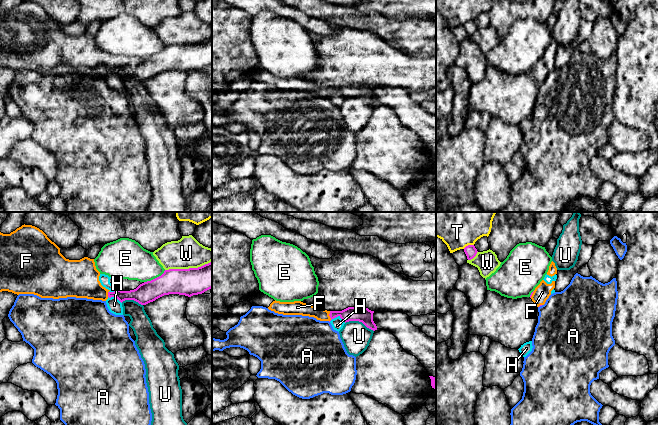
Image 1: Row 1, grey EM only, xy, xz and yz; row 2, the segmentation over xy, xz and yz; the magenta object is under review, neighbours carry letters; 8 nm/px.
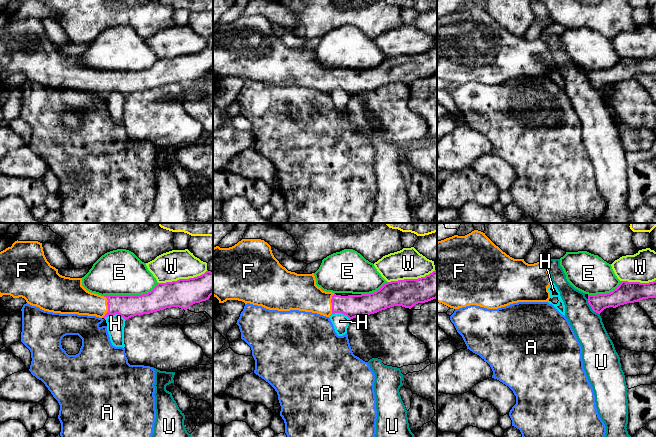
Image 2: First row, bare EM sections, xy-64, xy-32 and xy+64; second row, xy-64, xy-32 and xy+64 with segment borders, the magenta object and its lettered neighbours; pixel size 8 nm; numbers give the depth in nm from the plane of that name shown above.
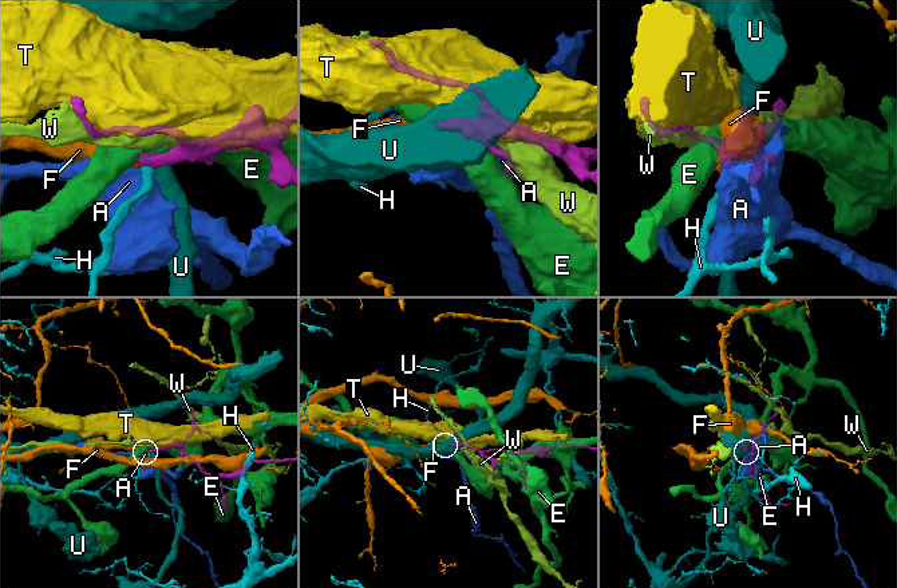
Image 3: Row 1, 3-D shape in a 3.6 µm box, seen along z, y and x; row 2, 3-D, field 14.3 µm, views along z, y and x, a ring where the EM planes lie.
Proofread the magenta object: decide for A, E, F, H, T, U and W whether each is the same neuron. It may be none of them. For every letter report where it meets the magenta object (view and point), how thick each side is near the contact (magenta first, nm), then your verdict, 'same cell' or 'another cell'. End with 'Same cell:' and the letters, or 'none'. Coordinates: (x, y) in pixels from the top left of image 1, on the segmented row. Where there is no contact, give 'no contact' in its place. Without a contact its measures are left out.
A: contact yz (540, 305); calibres 20 and 460 nm; another cell
E: contact xy (155, 278); calibres 200 and 300 nm; another cell
F: contact xz (329, 315); calibres 120 and 110 nm; same cell
H: contact xz (337, 316); calibres 120 and 100 nm; another cell
T: contact yz (468, 245); calibres 90 and 480 nm; another cell
U: contact xz (359, 321); calibres 120 and 220 nm; another cell
W: contact xy (189, 268); calibres 220 and 240 nm; another cell
Same cell: F

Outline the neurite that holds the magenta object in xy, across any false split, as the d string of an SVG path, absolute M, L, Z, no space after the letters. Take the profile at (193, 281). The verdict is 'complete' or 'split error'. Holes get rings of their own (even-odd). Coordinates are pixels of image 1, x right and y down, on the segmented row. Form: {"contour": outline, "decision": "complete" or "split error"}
{"contour": "M24 224L10 234L0 232L0 292L8 291L17 295L34 294L41 298L76 297L102 301L116 297L121 303L134 300L146 305L164 295L179 294L191 297L211 289L212 261L198 268L165 270L161 276L130 291L117 289L111 292L101 285L99 276L94 259L66 259L60 253L60 248L35 226Z", "decision": "split error"}

